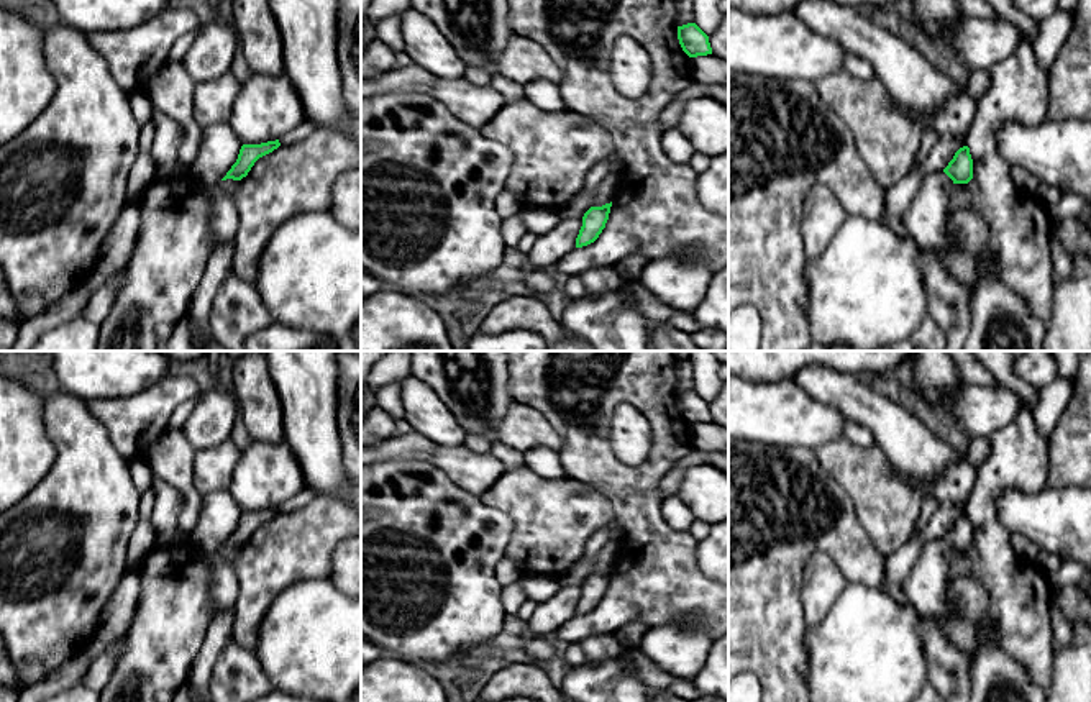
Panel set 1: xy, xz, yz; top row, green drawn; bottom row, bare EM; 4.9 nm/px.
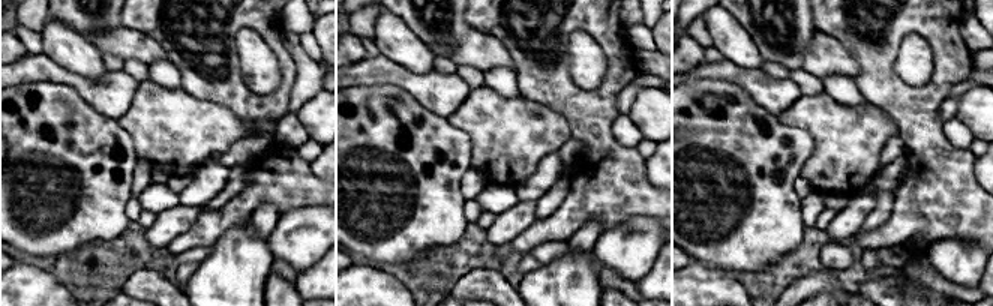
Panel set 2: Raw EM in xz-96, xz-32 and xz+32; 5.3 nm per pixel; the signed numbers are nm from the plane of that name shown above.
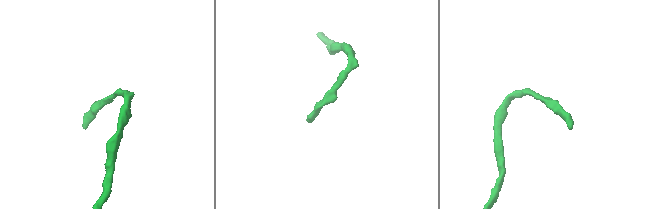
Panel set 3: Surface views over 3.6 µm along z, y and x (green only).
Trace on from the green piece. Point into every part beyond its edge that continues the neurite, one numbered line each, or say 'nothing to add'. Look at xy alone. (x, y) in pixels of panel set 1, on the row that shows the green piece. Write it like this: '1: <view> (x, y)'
nothing to add

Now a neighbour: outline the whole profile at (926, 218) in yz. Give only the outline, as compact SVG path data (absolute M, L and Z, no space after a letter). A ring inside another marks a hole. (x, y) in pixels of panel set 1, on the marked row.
M945 172L925 176L902 215L906 231L924 249L947 248L947 212L953 185Z

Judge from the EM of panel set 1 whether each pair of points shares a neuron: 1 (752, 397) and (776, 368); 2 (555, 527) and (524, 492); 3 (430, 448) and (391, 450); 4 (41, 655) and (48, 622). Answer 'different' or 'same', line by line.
1: different
2: same
3: same
4: same

